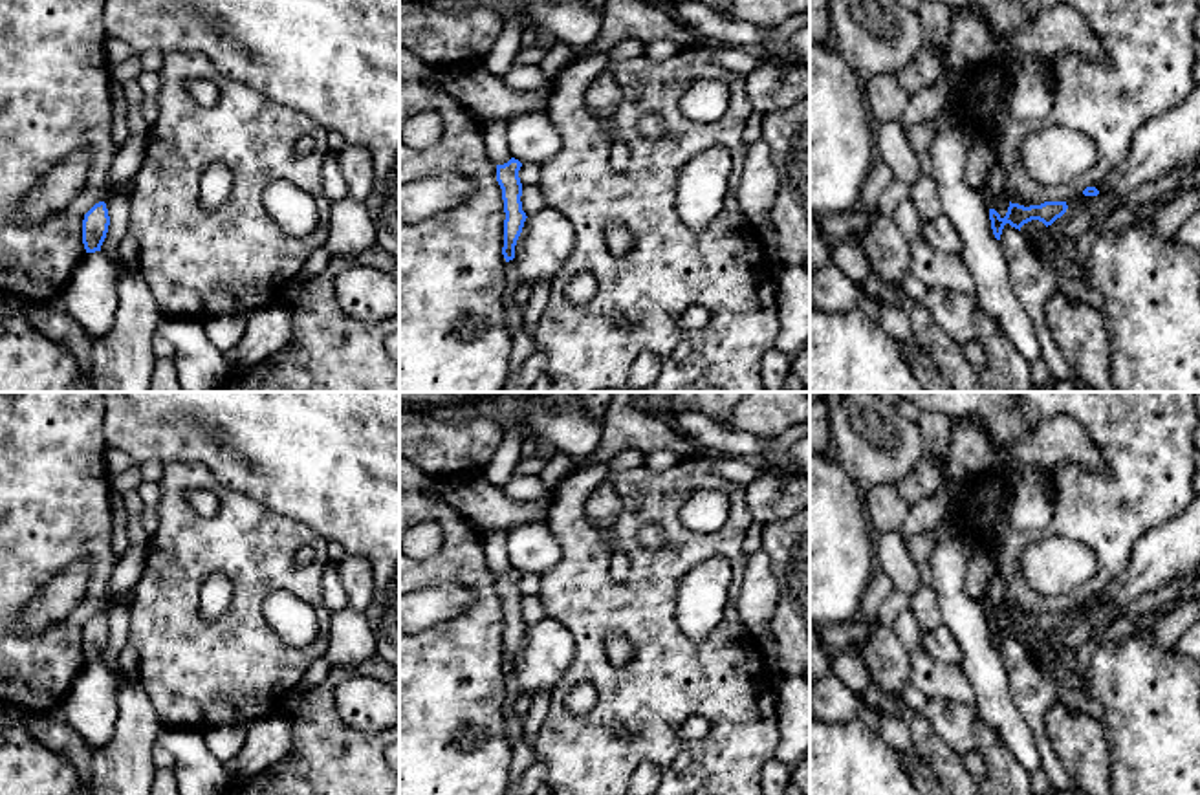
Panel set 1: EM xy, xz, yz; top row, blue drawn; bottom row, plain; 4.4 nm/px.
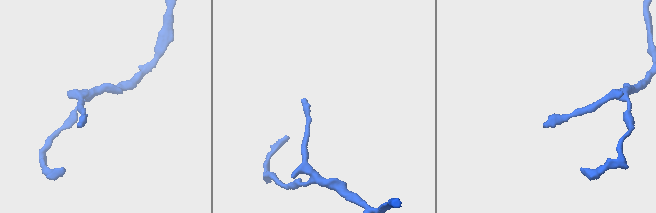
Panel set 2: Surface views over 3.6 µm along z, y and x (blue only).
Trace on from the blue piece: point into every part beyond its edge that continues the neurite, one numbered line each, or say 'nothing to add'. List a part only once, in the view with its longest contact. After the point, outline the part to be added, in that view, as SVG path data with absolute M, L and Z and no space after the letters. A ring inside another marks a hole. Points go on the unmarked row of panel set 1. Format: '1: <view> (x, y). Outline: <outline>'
nothing to add

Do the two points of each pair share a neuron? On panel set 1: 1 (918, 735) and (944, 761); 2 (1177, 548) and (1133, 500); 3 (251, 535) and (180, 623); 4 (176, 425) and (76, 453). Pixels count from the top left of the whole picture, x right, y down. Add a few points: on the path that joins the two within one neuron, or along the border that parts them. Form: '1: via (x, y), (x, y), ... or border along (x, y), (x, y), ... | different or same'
1: via (924, 740), (938, 755) | same
2: border along (1180, 511), (1153, 526), (1134, 544), (1129, 557) | different
3: via (226, 543), (180, 588), (180, 598) | same
4: border along (103, 411), (103, 442), (107, 447) | different

